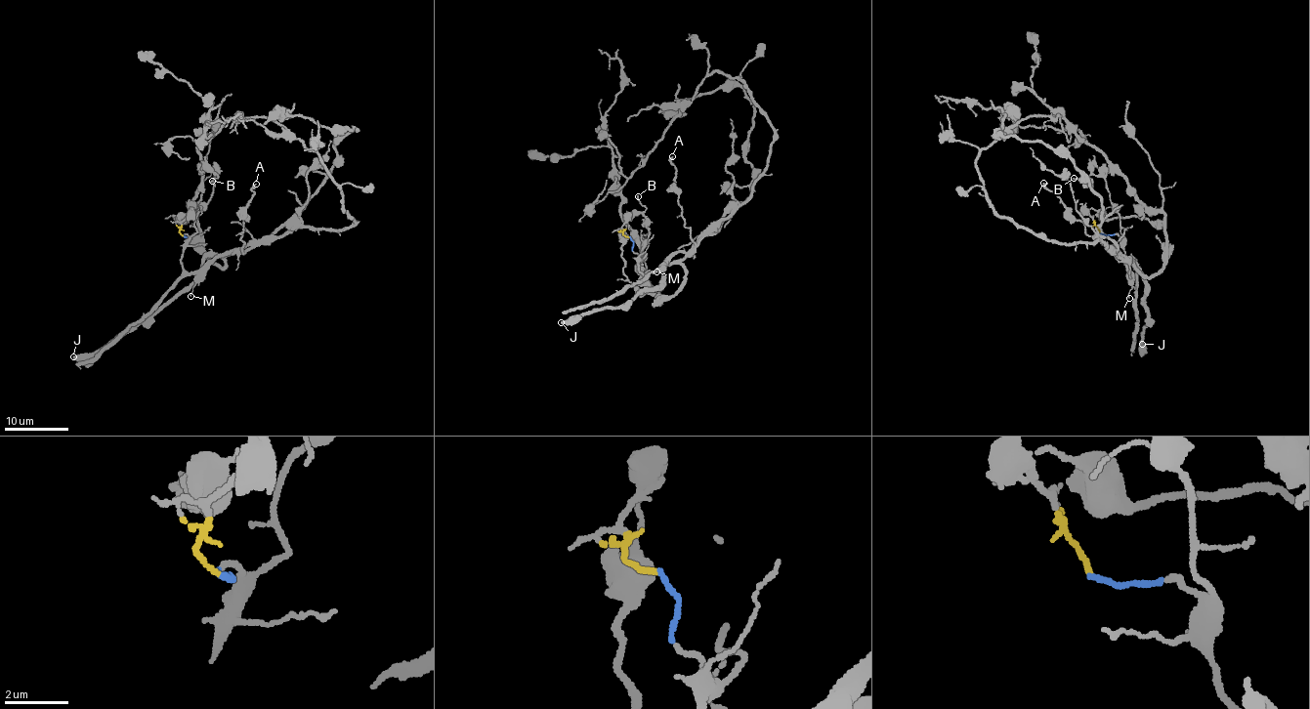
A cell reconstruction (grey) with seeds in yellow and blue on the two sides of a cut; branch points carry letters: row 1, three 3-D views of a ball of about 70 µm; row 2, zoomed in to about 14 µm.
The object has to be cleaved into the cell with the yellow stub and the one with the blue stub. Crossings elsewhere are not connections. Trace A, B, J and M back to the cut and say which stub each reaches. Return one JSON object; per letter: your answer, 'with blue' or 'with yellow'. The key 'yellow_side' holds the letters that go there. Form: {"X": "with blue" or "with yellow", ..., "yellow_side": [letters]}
{"A": "with blue", "B": "with blue", "J": "with yellow", "M": "with blue", "yellow_side": ["J"]}

